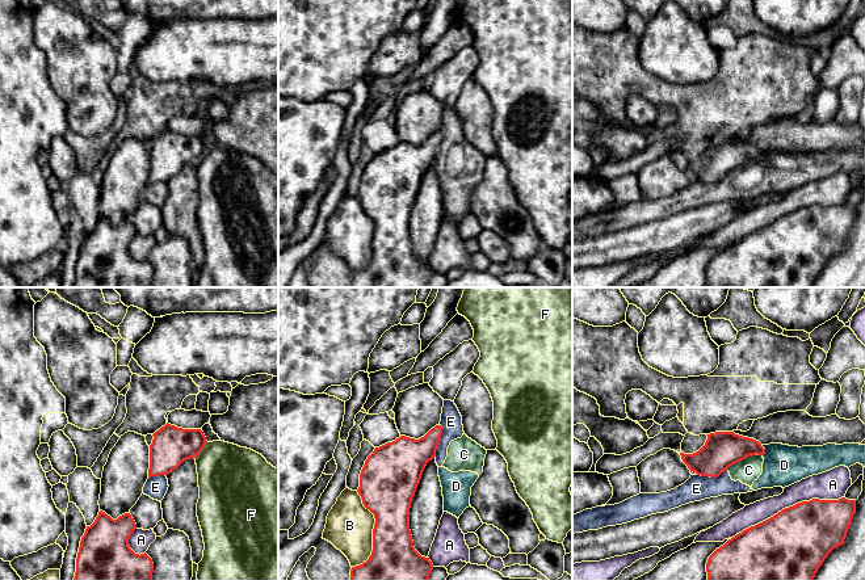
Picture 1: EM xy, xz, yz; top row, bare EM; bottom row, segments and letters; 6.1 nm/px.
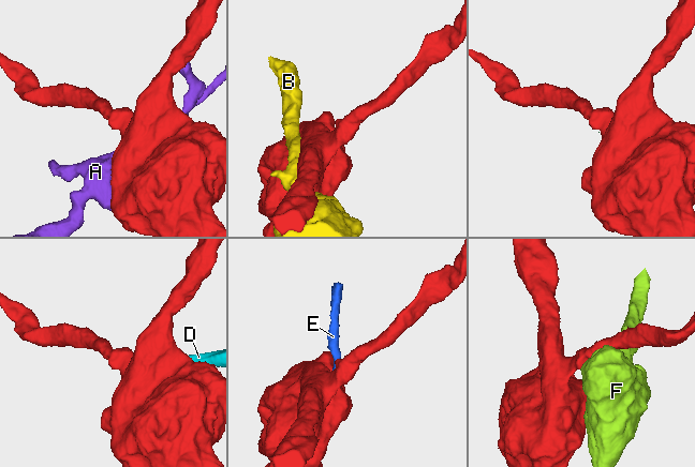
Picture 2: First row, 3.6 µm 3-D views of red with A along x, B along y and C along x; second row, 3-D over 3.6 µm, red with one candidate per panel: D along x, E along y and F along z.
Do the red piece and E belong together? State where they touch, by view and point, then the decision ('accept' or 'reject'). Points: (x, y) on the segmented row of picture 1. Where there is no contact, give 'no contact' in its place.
xz (440, 438) | reject

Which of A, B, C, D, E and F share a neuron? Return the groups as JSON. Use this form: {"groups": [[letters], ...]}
{"groups": [["A"], ["B"], ["C", "D", "E"], ["F"]]}

